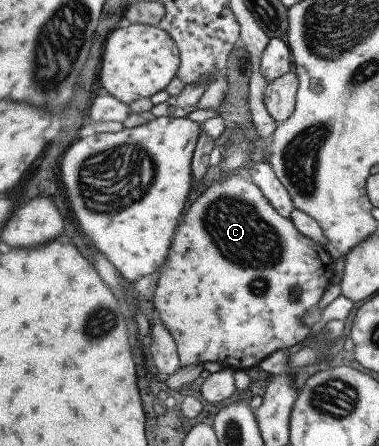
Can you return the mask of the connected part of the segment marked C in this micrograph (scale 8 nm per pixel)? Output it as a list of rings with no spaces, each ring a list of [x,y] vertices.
[[[233,172],[233,174],[223,175],[220,181],[213,183],[209,188],[203,191],[196,199],[195,204],[189,207],[185,214],[183,222],[180,222],[176,230],[176,236],[172,248],[168,254],[168,260],[159,270],[157,288],[154,292],[153,306],[158,312],[158,316],[165,322],[167,328],[171,331],[173,338],[178,346],[180,361],[186,364],[205,364],[205,362],[218,362],[222,367],[233,370],[249,370],[259,366],[268,356],[277,351],[284,351],[287,348],[293,348],[301,344],[305,338],[310,340],[313,330],[304,323],[304,314],[309,309],[317,307],[317,302],[321,294],[326,292],[325,288],[329,286],[329,278],[325,276],[325,266],[331,266],[330,254],[323,250],[323,246],[301,234],[293,220],[282,215],[276,206],[267,198],[261,187],[251,179],[246,172]]]

